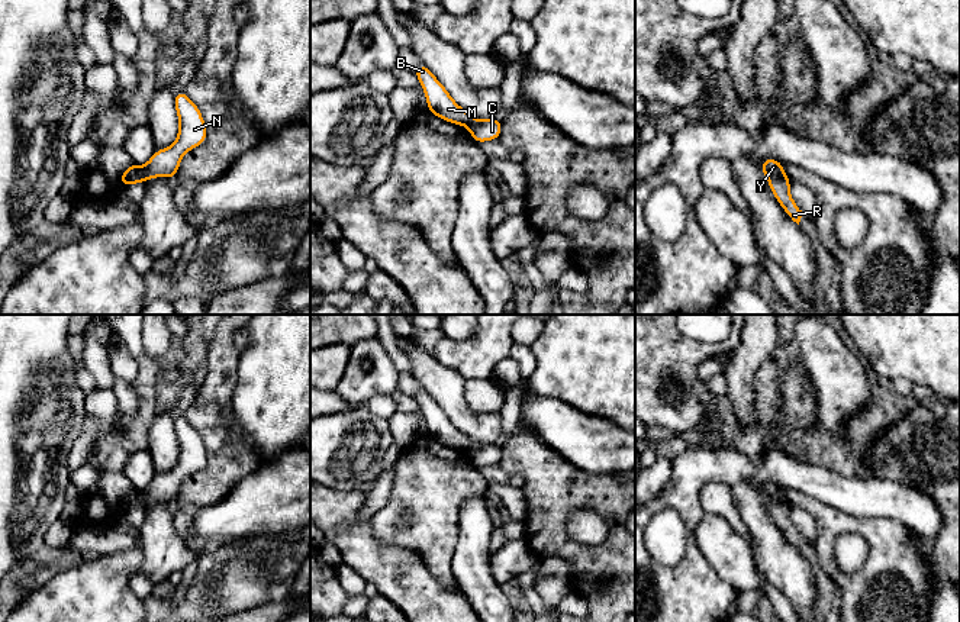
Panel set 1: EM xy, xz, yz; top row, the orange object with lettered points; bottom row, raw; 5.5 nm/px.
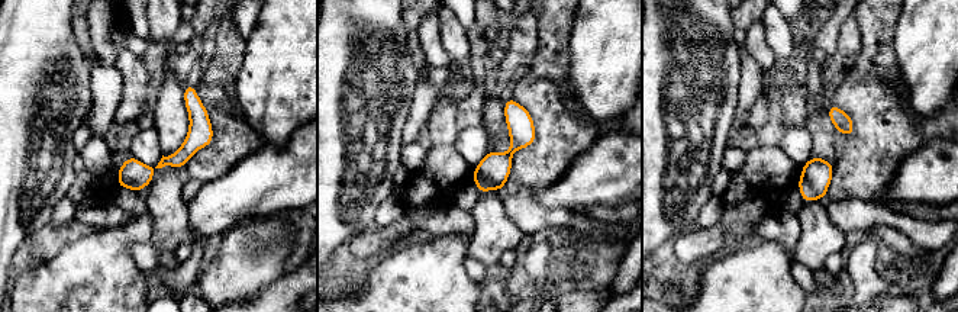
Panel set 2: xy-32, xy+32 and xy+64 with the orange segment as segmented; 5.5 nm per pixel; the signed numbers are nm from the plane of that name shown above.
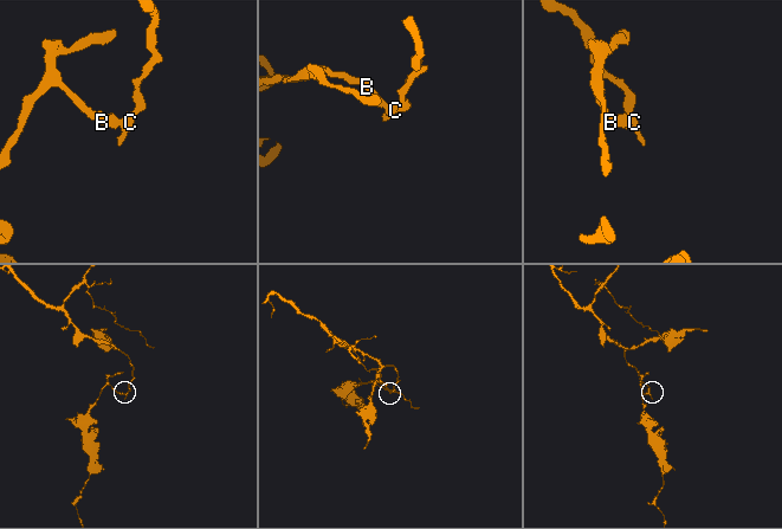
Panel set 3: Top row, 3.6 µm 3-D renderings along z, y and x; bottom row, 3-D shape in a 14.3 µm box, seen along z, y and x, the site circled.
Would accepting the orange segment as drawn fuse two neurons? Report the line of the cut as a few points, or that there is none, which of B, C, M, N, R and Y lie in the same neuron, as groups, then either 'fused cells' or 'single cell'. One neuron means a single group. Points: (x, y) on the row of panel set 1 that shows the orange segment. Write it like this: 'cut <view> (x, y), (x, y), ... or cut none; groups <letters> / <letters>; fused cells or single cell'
cut xy (144, 167), (150, 177); groups B M / C N R Y; fused cells

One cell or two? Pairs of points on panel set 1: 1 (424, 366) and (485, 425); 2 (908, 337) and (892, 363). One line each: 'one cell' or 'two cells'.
1: one cell
2: one cell

